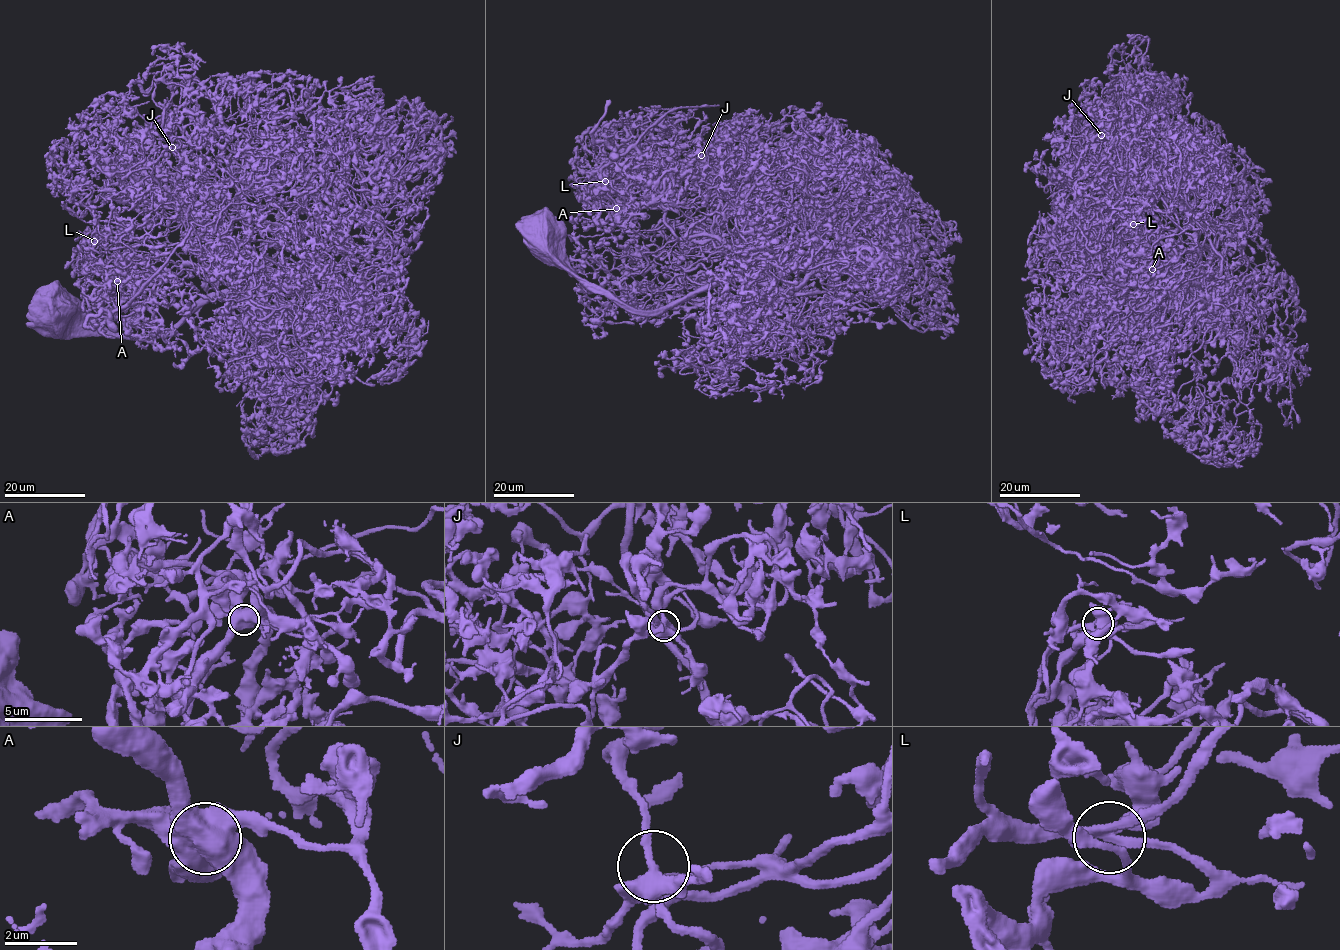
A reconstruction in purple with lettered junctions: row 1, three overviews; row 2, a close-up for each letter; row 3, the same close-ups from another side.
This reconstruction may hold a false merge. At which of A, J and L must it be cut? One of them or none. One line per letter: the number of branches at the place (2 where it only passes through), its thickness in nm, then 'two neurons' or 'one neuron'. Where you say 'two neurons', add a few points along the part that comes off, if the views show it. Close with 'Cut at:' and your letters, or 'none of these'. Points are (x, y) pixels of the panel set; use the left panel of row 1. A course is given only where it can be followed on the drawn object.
A: 4 branches meet; 700 nm thick; two neurons; foreign part runs (117, 281), (99, 307), (111, 312), (130, 302), (142, 273), (120, 264), (95, 264), (81, 274)
J: 6 branches meet; 400 nm thick; one neuron
L: 4 branches meet; 300 nm thick; one neuron
Cut at: A

